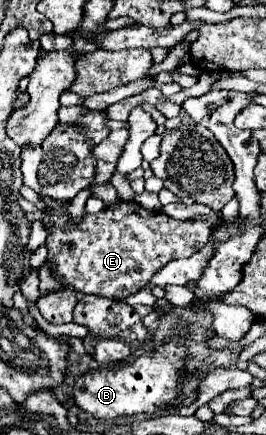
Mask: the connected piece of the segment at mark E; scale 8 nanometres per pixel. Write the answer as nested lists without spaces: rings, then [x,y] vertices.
[[[45,198],[47,206],[47,218],[43,222],[49,228],[47,236],[47,248],[49,256],[47,262],[53,270],[53,276],[63,284],[63,286],[75,286],[77,292],[81,294],[99,294],[107,298],[127,298],[141,288],[149,284],[149,278],[153,278],[155,272],[159,272],[165,264],[169,264],[175,258],[187,258],[195,250],[203,248],[209,242],[211,236],[211,222],[207,220],[175,220],[163,212],[151,212],[139,206],[137,202],[117,202],[115,206],[105,208],[101,214],[85,214],[83,222],[79,226],[69,226],[69,216],[67,216],[67,202],[57,202],[51,198]]]

